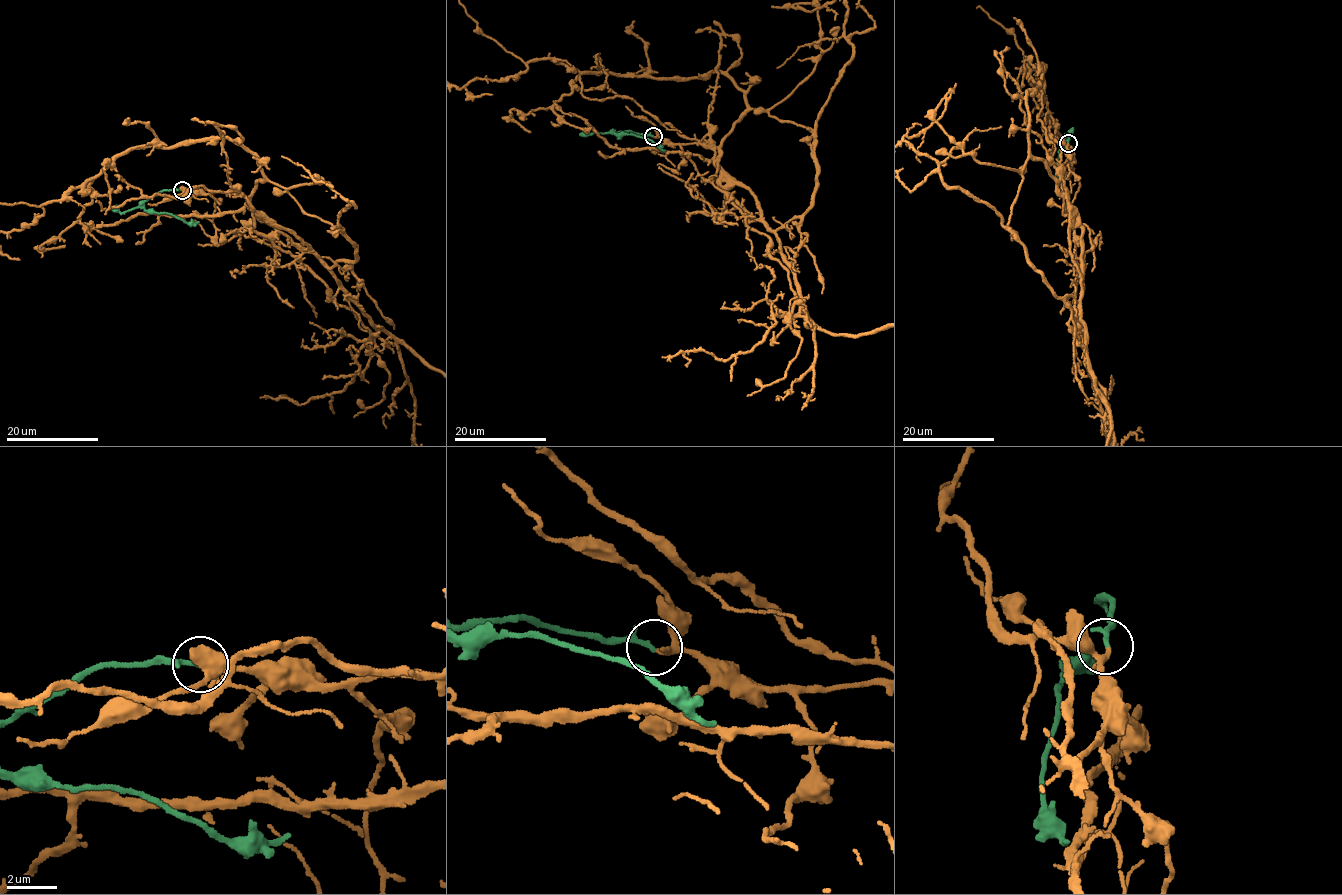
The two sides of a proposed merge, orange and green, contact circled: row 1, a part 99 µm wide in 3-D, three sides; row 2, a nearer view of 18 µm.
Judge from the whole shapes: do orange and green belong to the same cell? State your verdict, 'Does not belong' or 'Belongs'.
Belongs

